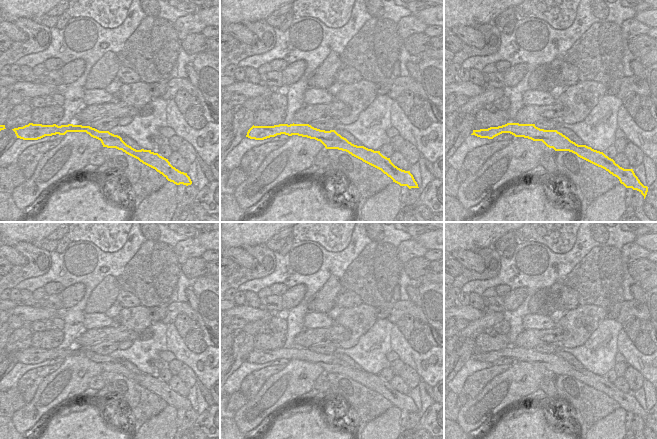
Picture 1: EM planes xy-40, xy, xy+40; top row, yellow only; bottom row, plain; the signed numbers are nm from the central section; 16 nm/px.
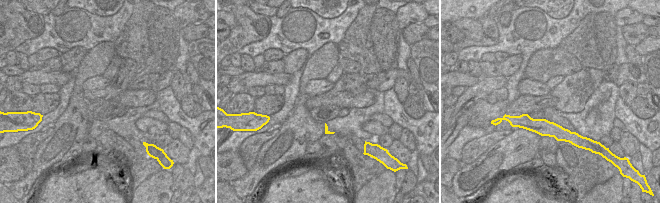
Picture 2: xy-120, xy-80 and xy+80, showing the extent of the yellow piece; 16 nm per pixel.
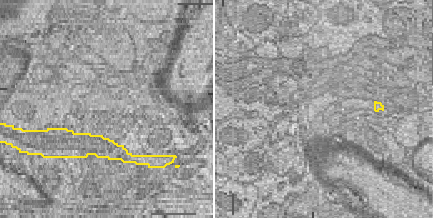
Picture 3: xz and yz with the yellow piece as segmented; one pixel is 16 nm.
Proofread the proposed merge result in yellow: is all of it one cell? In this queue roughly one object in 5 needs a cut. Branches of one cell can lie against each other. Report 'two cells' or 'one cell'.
one cell

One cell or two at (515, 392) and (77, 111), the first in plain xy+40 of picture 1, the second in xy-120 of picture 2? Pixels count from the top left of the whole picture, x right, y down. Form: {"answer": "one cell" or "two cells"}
{"answer": "one cell"}

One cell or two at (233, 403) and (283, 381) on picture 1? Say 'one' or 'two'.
two

